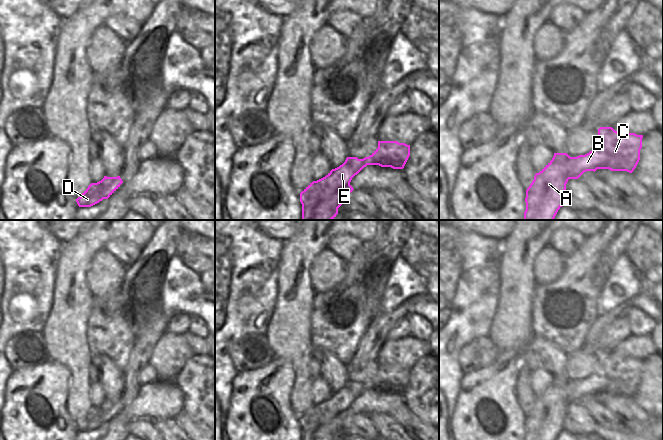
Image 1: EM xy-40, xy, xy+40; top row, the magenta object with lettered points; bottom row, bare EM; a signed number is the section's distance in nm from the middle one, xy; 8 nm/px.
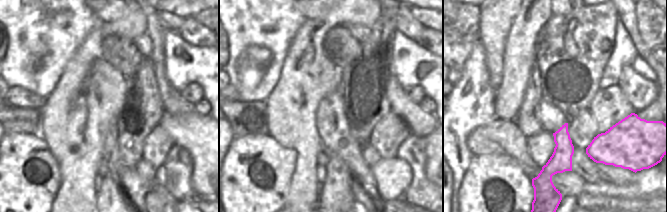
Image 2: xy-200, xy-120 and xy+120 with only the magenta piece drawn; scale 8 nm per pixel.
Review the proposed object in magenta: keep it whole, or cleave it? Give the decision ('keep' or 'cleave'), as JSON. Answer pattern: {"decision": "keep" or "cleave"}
{"decision": "cleave"}

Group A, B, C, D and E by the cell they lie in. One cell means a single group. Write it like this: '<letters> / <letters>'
A D E / B C

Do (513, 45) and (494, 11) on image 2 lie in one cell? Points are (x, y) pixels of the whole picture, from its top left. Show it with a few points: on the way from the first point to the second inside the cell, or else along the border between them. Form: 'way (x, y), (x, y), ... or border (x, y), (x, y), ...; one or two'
border (516, 12), (506, 36), (503, 57); two

